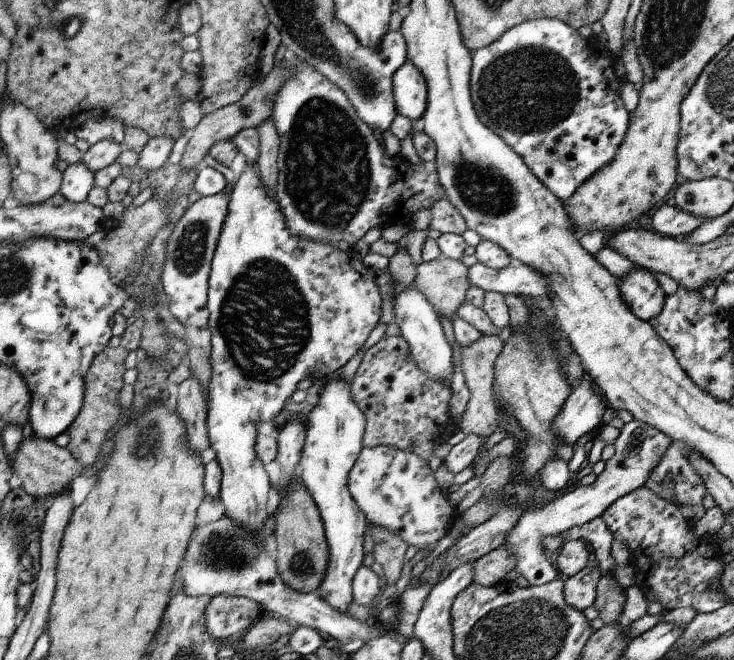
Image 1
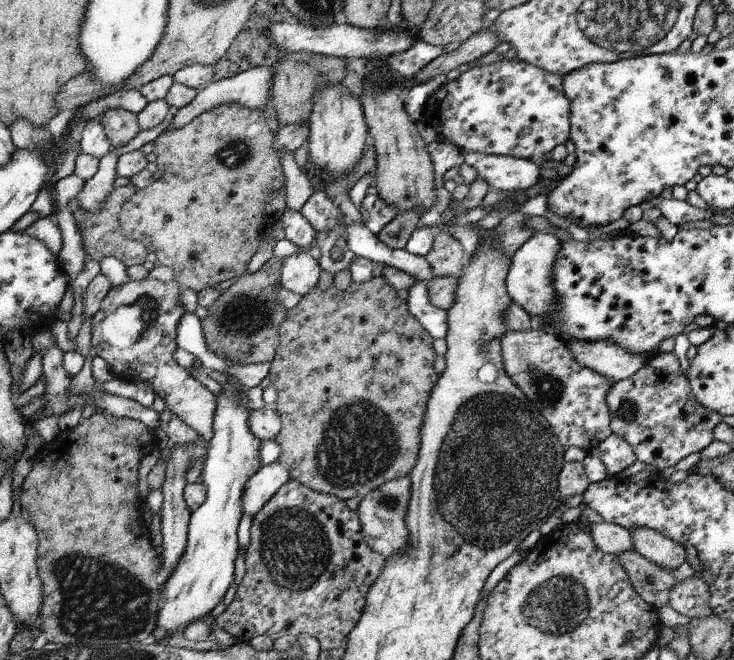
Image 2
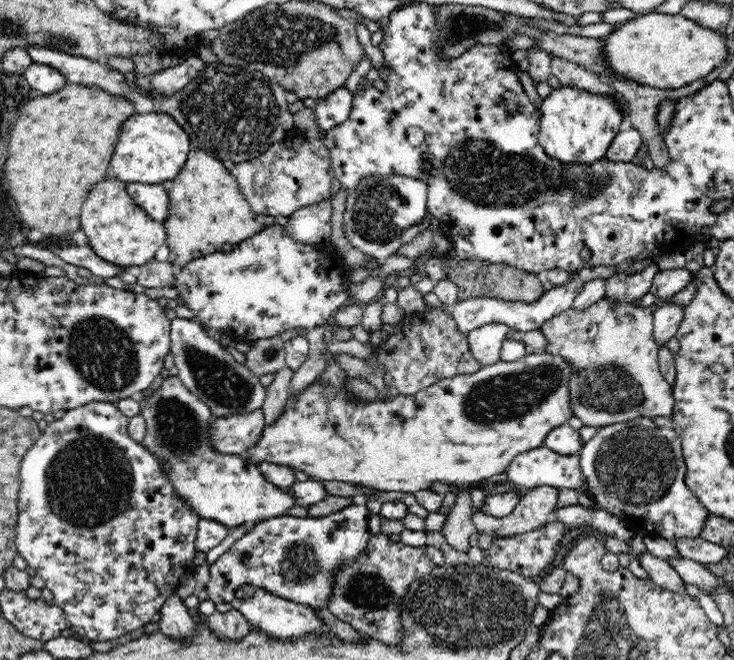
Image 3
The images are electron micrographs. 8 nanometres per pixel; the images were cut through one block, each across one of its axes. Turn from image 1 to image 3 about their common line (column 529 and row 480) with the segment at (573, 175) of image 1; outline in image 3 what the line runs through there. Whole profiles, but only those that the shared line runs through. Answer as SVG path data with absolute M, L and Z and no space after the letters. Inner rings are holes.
M92 402L85 406L66 411L63 418L55 420L41 432L40 439L28 450L22 459L19 477L20 486L16 526L16 546L19 554L26 560L30 568L34 568L35 574L45 582L45 587L54 595L52 603L59 606L67 616L75 636L88 642L106 642L118 638L121 641L127 639L132 630L142 628L152 620L152 616L159 612L166 599L175 593L179 580L183 575L190 573L195 566L192 562L196 556L195 538L199 521L196 512L189 508L172 488L167 472L163 471L158 459L137 441L128 435L130 418L124 416L114 403Z

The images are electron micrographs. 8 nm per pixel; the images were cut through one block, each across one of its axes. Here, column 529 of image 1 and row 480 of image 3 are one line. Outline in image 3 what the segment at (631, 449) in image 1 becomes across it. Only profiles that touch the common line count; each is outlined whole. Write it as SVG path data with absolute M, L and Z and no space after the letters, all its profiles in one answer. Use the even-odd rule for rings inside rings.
M546 447L534 448L528 452L521 453L516 456L505 470L508 481L514 482L516 487L525 489L535 489L539 486L570 488L578 491L582 502L586 502L594 510L602 510L588 492L588 487L581 471L579 454L563 456L549 450Z

